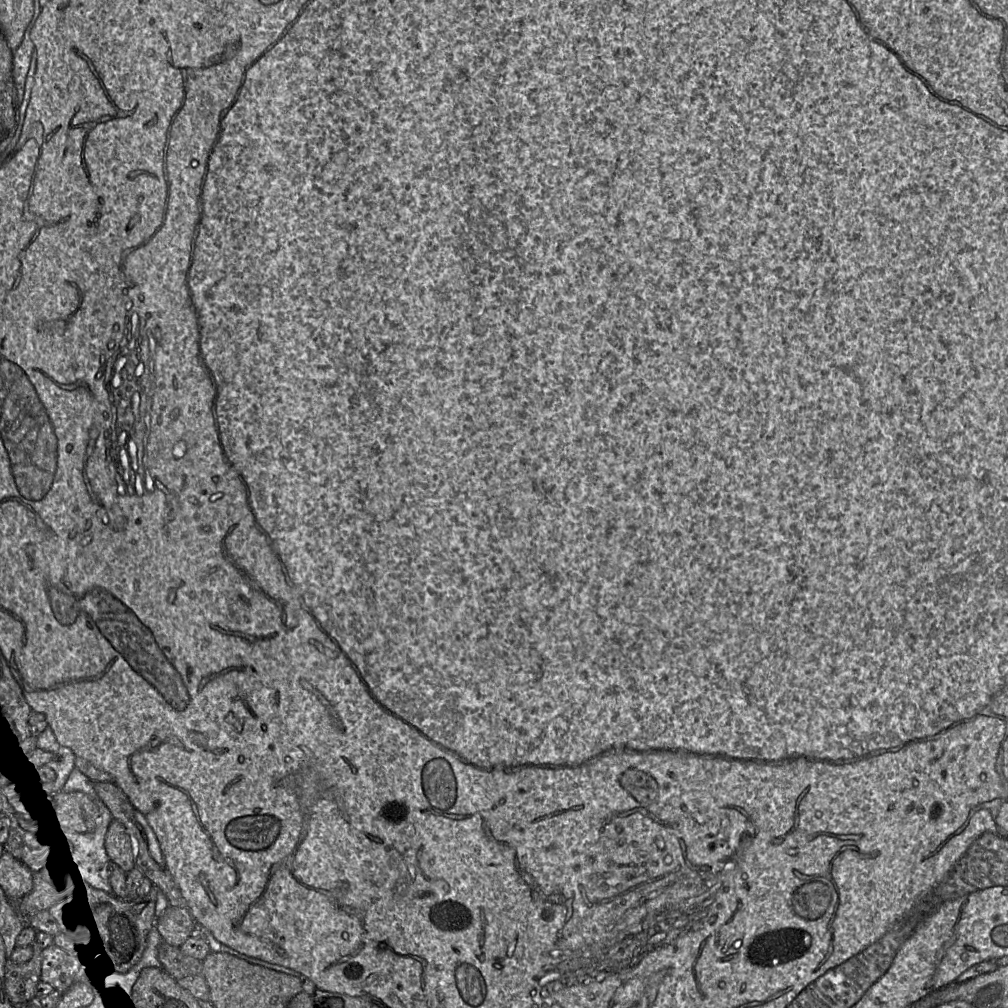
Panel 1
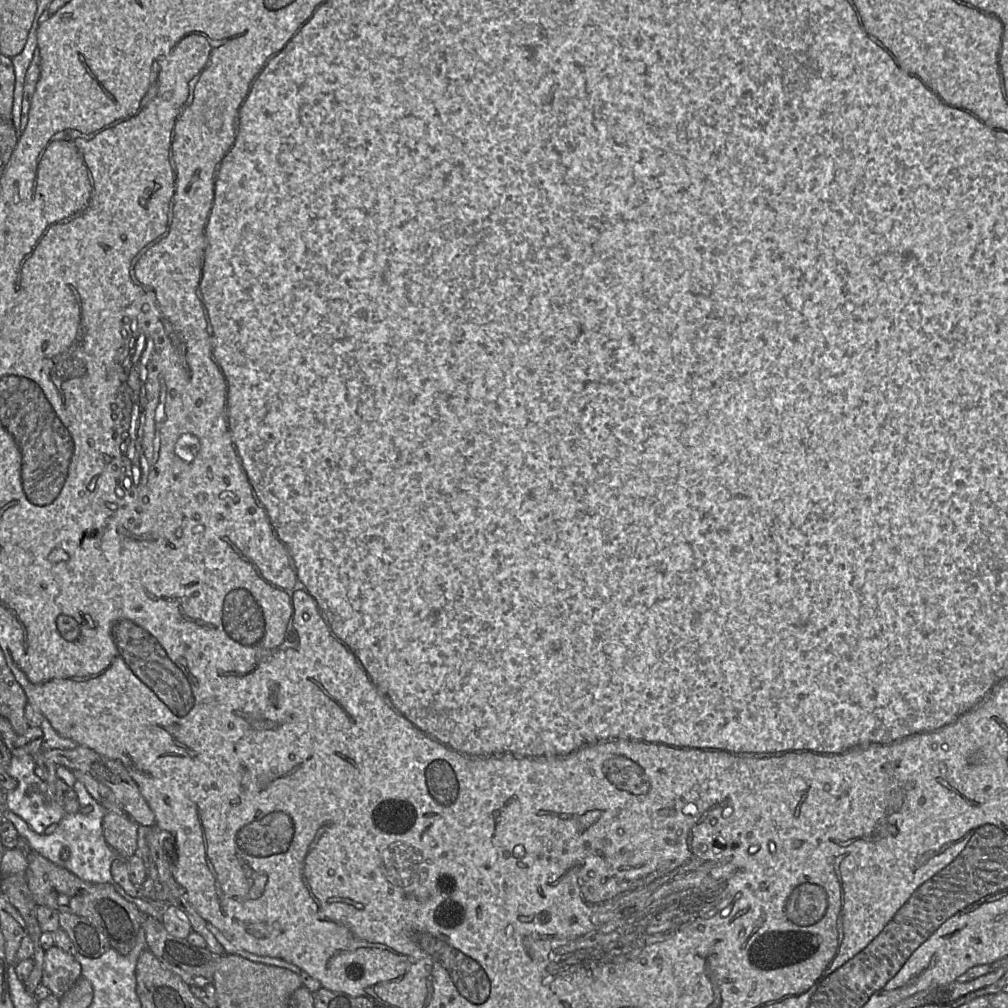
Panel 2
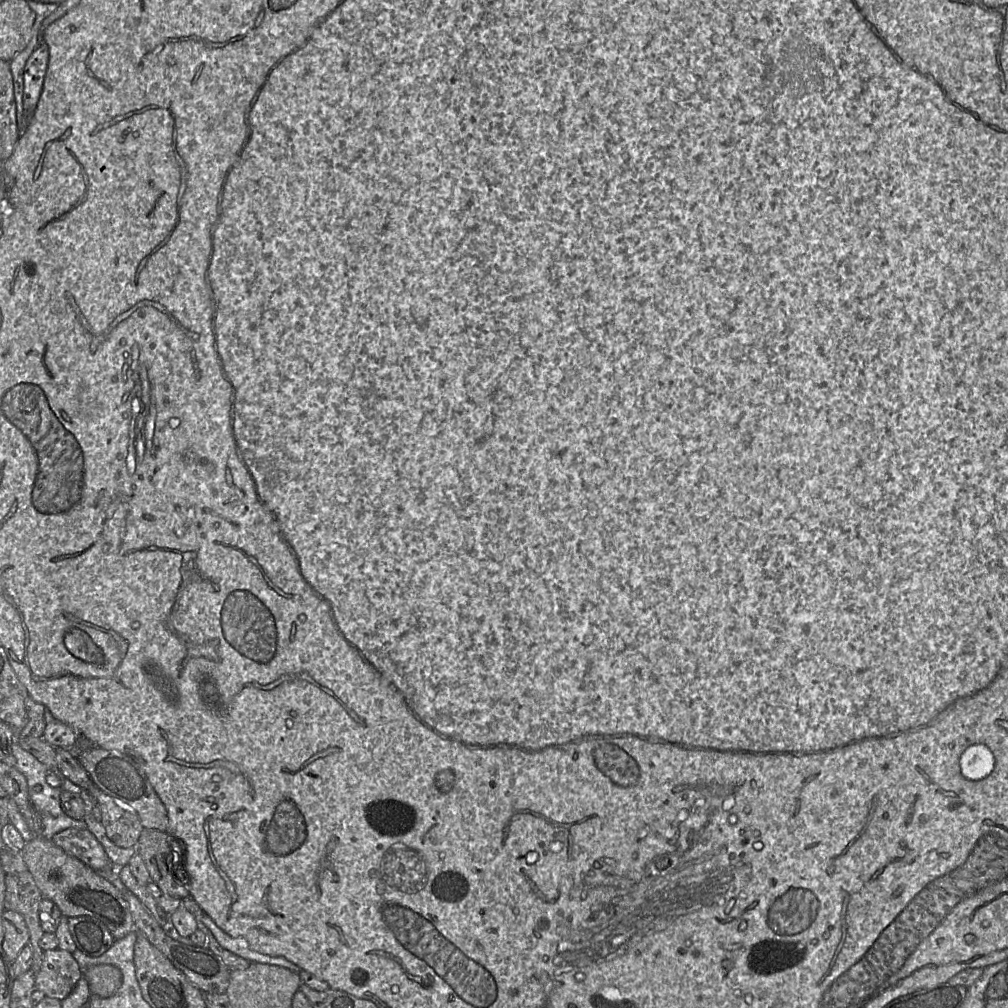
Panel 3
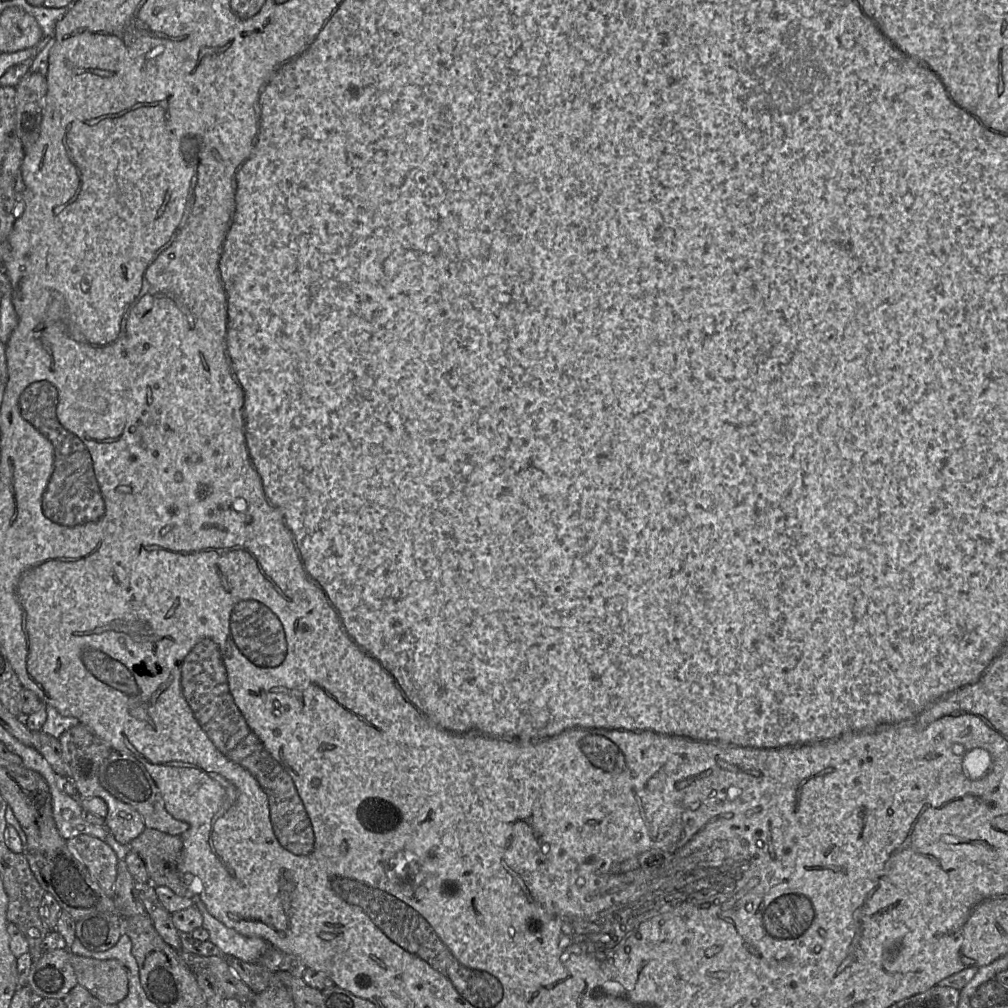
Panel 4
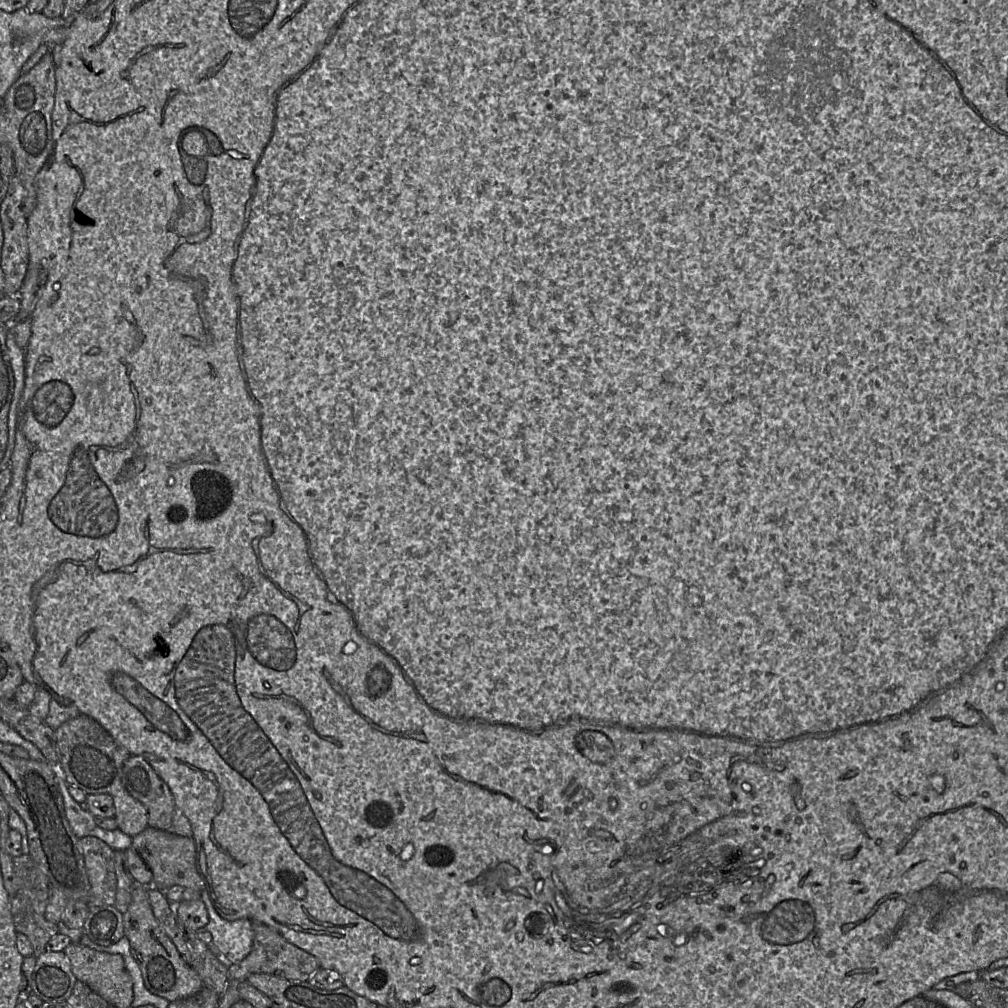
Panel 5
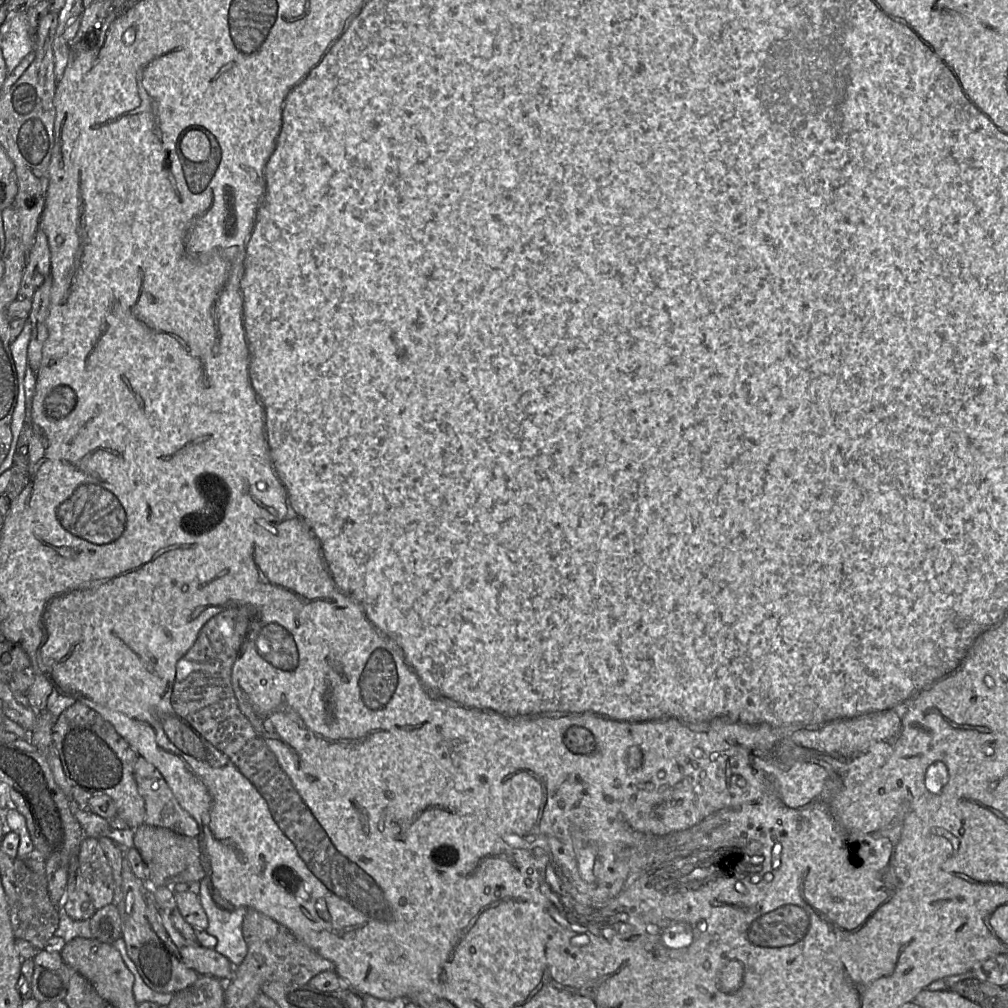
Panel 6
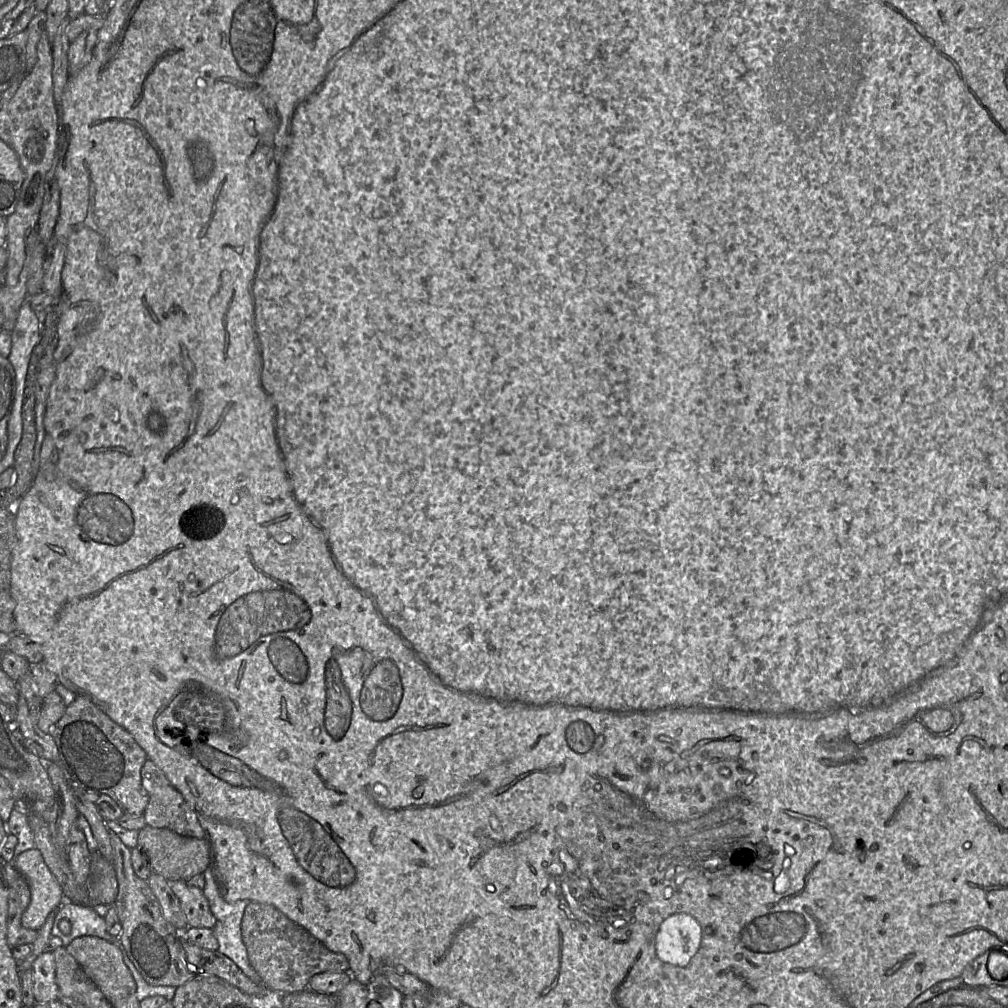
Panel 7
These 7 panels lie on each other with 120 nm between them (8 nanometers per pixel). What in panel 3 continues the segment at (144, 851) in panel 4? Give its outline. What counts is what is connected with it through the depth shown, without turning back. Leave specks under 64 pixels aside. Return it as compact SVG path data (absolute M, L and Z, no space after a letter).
M144 828L136 852L142 857L150 880L164 894L183 899L189 897L190 893L177 876L181 845L174 838L165 831Z

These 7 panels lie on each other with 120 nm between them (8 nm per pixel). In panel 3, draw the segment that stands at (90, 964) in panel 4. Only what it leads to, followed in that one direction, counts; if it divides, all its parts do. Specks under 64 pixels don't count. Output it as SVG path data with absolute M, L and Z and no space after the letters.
M100 964L89 967L83 976L90 993L100 998L111 997L122 984L122 972L116 966Z

